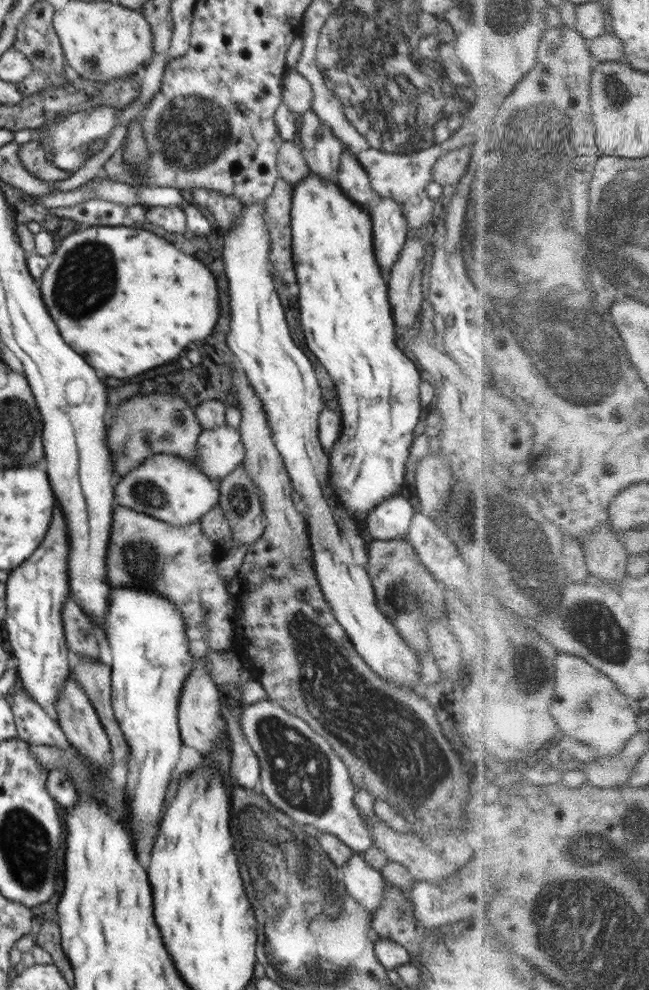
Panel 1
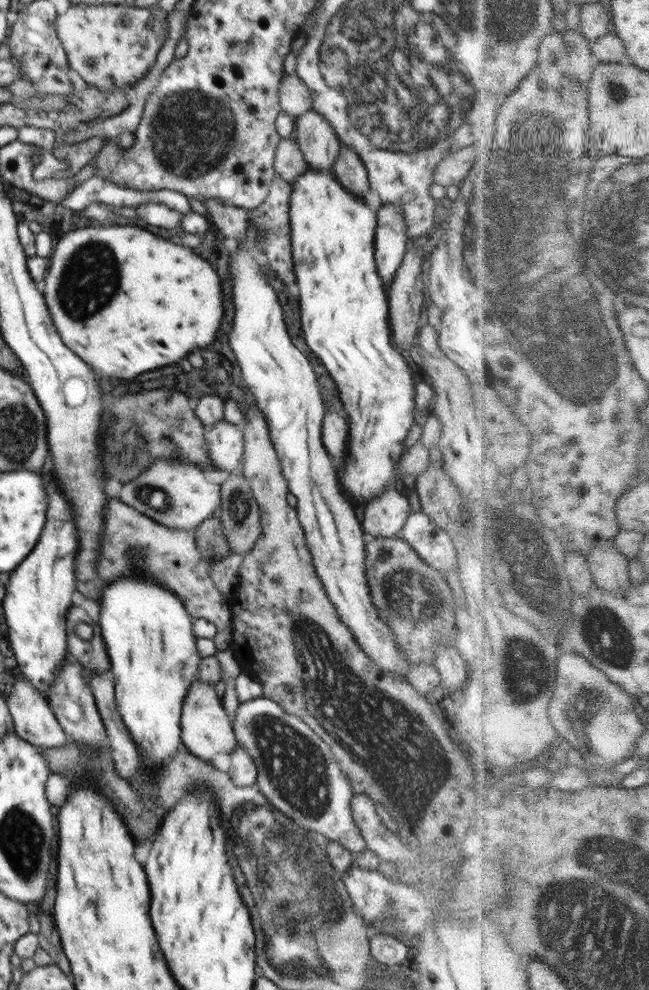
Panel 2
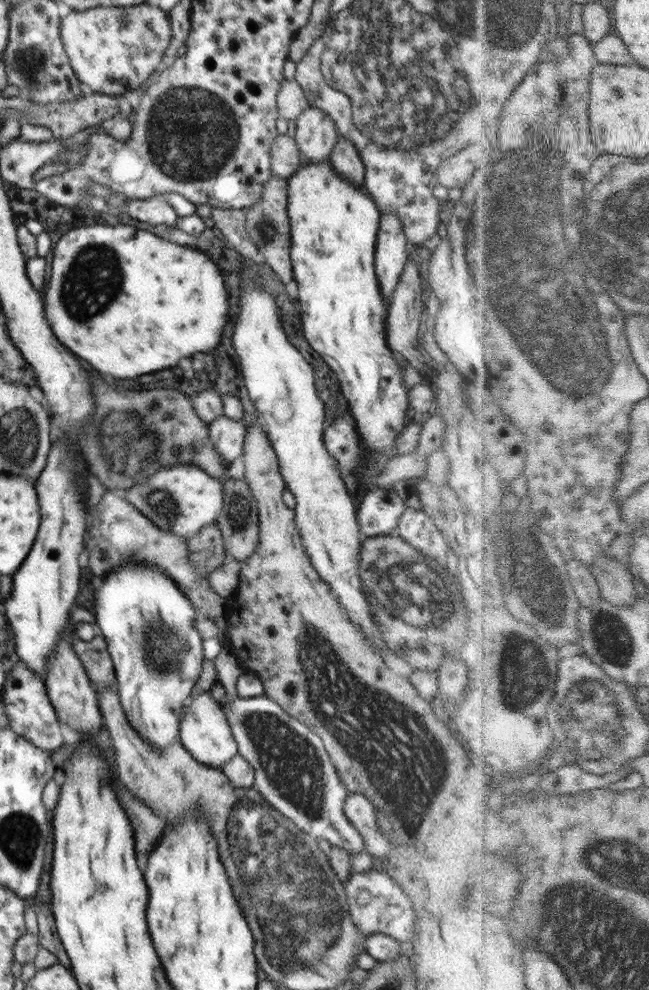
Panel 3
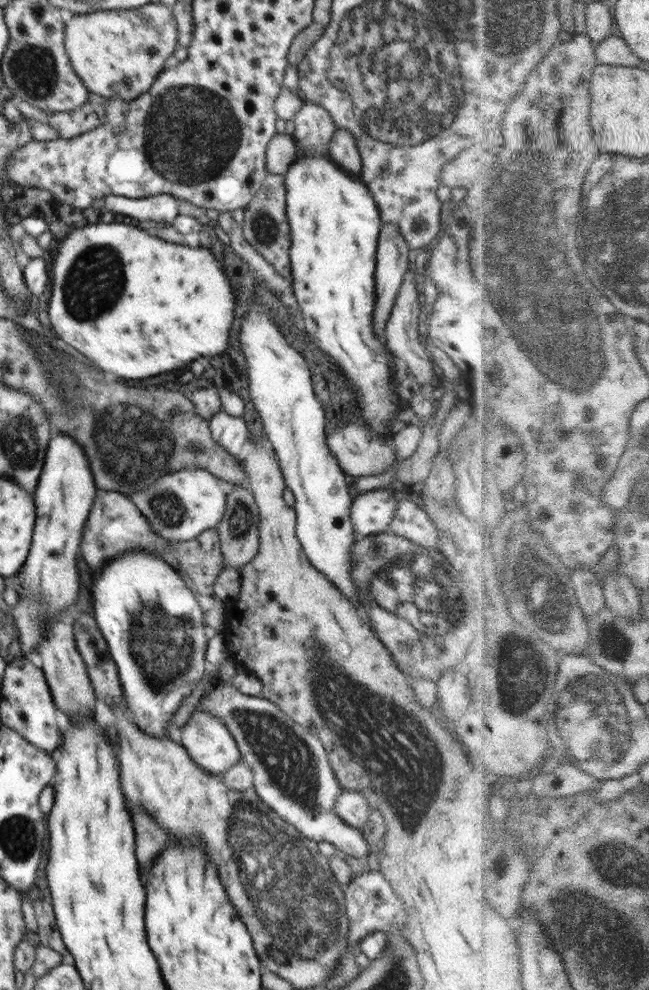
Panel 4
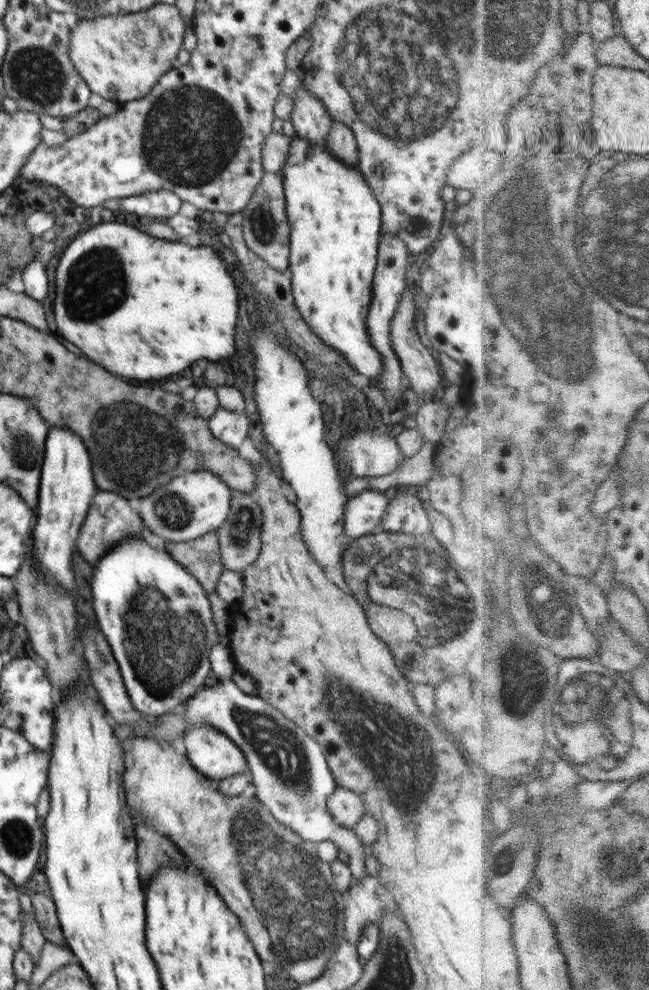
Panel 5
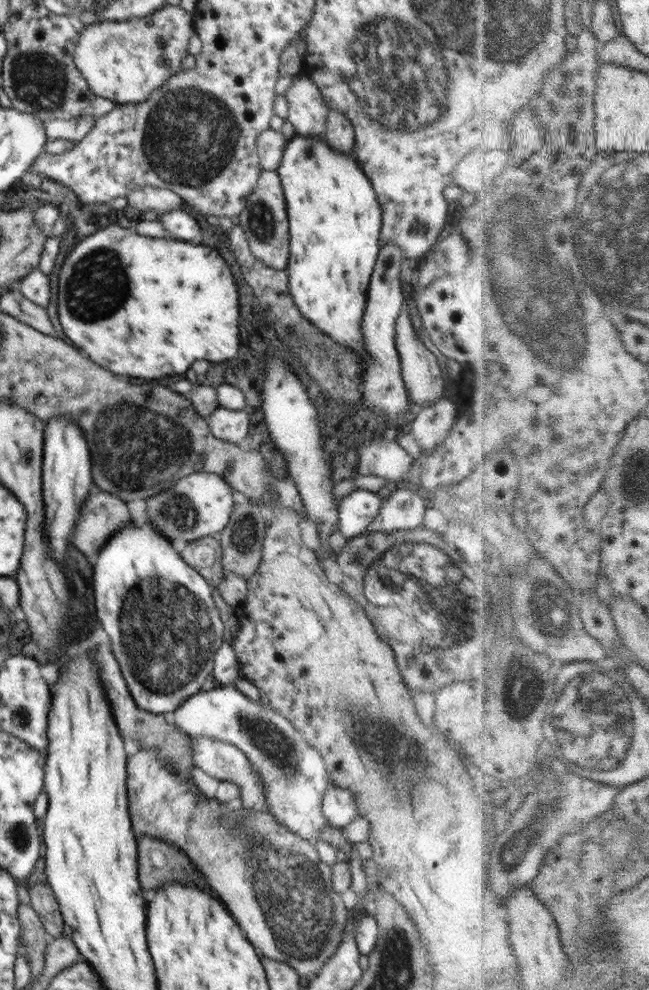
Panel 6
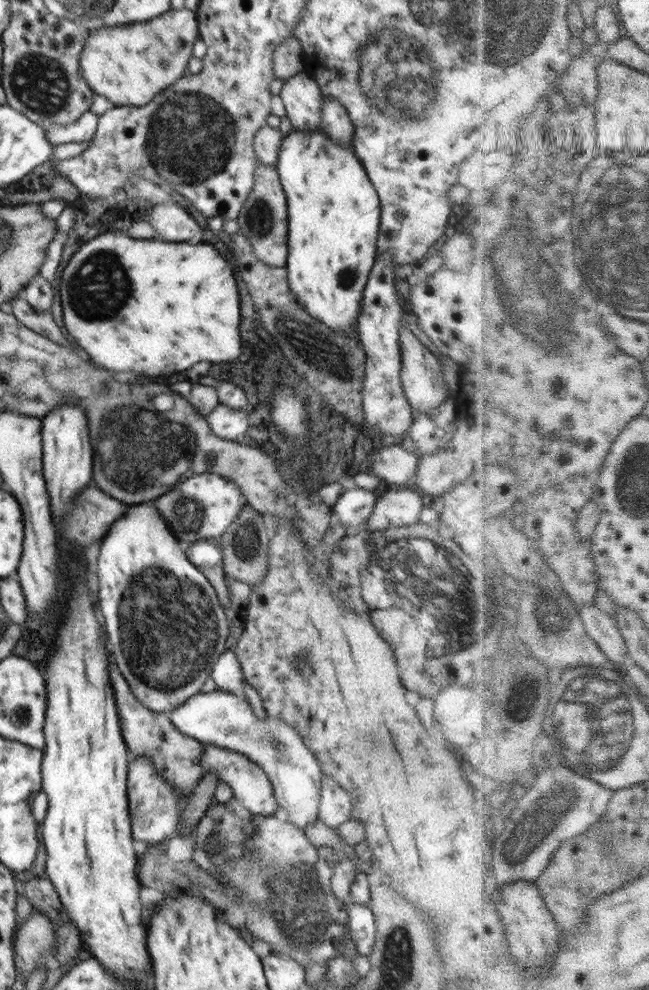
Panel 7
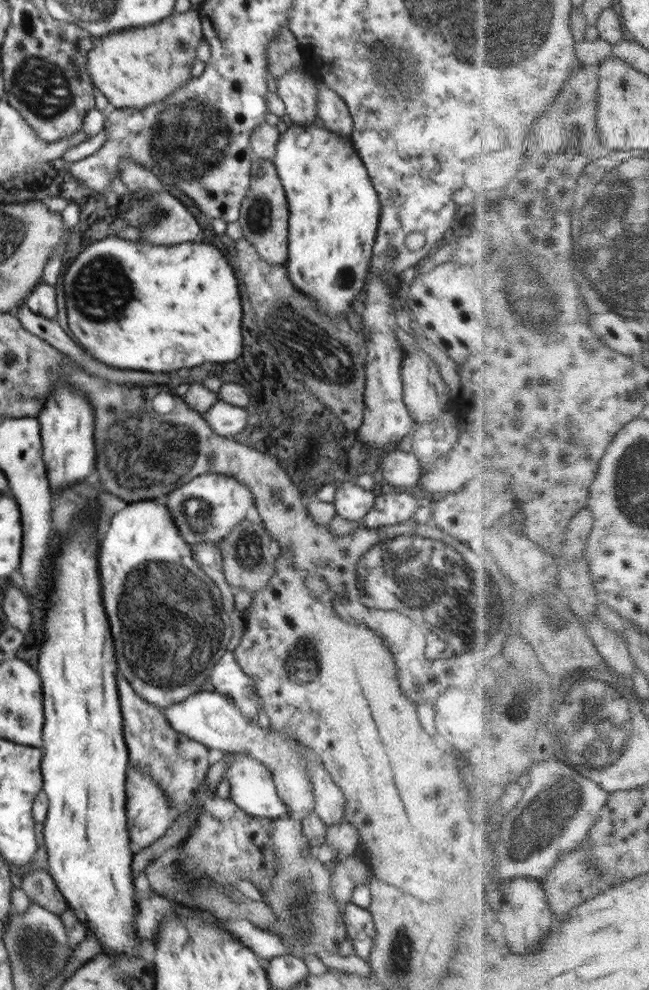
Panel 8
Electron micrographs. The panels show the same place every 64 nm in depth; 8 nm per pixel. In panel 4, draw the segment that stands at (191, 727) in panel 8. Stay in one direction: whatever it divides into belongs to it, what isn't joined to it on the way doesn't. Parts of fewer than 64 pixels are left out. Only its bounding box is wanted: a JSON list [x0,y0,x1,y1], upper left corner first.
[199,683,369,859]

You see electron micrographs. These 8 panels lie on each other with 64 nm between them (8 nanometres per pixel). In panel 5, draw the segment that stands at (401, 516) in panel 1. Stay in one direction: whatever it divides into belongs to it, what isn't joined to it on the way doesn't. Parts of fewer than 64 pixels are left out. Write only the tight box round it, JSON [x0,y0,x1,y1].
[344,489,390,539]

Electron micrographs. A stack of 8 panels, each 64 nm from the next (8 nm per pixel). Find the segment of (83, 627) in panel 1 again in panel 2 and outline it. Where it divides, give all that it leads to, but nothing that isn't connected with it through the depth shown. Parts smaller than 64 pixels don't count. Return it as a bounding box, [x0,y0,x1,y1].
[66,604,111,672]

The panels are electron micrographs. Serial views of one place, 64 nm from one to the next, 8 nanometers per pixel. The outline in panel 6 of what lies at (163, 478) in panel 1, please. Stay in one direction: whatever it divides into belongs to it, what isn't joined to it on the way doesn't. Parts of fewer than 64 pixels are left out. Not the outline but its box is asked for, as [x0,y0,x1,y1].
[144,473,234,540]

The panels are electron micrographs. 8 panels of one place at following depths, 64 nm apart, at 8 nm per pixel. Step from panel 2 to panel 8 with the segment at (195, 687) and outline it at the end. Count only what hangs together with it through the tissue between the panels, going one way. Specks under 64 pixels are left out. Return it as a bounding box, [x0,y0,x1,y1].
[220,752,289,820]

